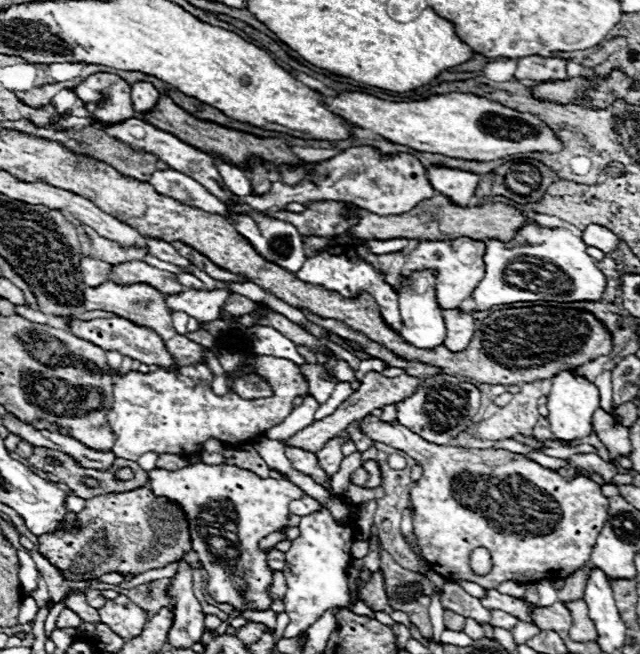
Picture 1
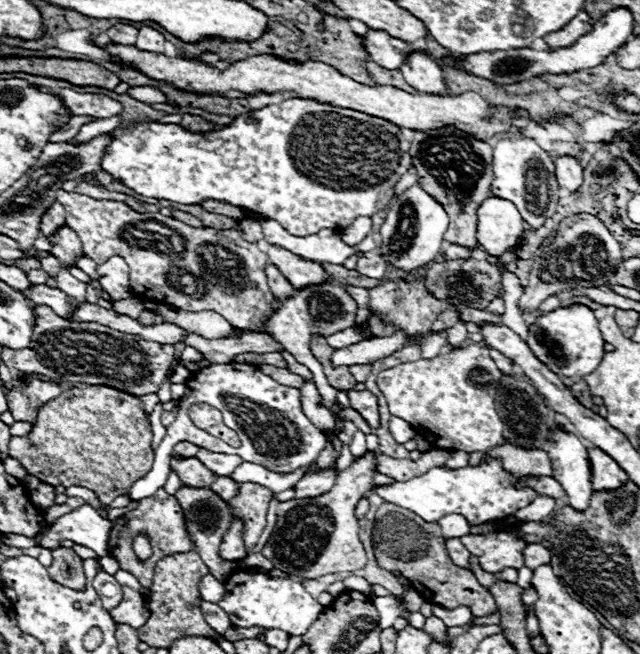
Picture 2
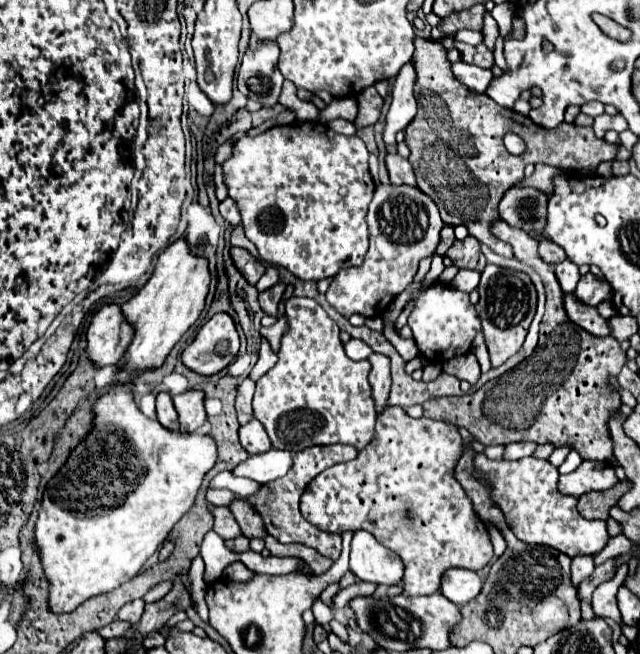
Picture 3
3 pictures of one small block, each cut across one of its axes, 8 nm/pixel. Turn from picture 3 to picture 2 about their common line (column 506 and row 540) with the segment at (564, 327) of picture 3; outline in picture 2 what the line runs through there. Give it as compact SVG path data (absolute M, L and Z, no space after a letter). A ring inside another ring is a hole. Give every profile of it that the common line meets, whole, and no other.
M384 502L376 512L372 546L378 566L390 572L398 570L410 582L410 586L414 586L422 594L426 602L444 606L448 610L470 606L474 616L486 616L498 610L490 590L480 586L470 570L456 566L448 558L444 538L436 522L424 522L418 514L412 514L410 510L400 510L400 506ZM234 520L230 530L228 530L228 538L224 538L222 546L220 546L220 554L224 560L240 560L246 556L246 546L242 540L244 534L244 522L242 520Z

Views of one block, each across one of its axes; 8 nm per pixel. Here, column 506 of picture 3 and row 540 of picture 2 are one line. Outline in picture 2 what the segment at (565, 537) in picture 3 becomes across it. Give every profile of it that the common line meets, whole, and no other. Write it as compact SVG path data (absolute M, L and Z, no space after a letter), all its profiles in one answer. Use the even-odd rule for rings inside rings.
M488 532L488 534L466 534L460 538L466 550L478 556L480 566L490 572L502 572L506 568L522 568L524 548L528 542L518 538L514 532Z

